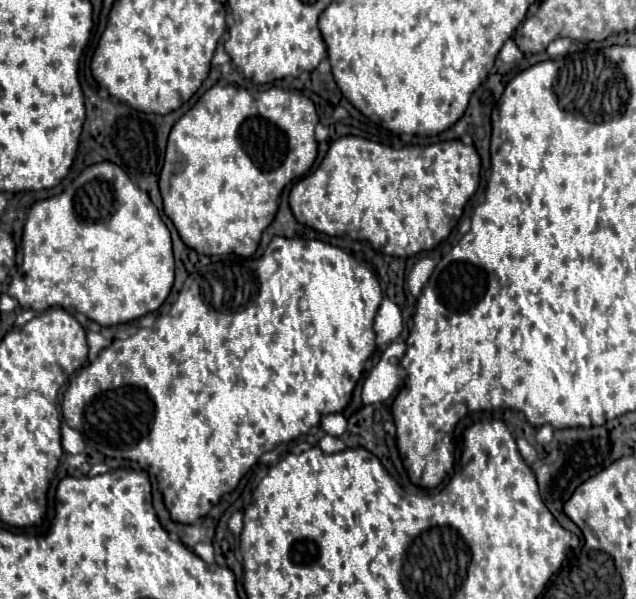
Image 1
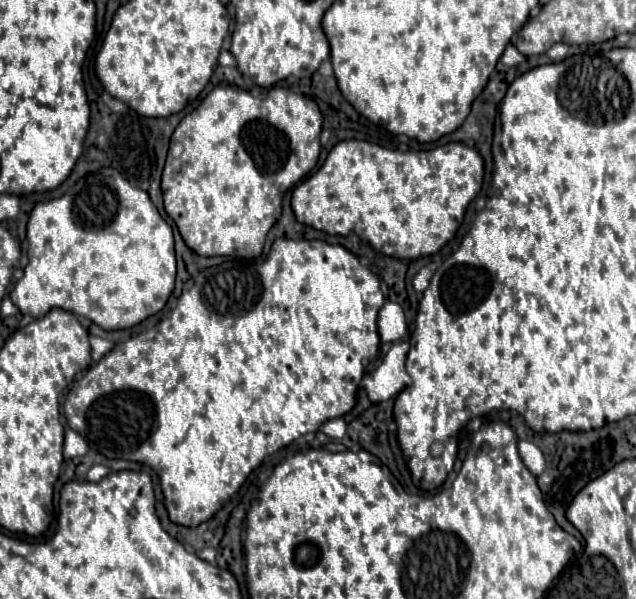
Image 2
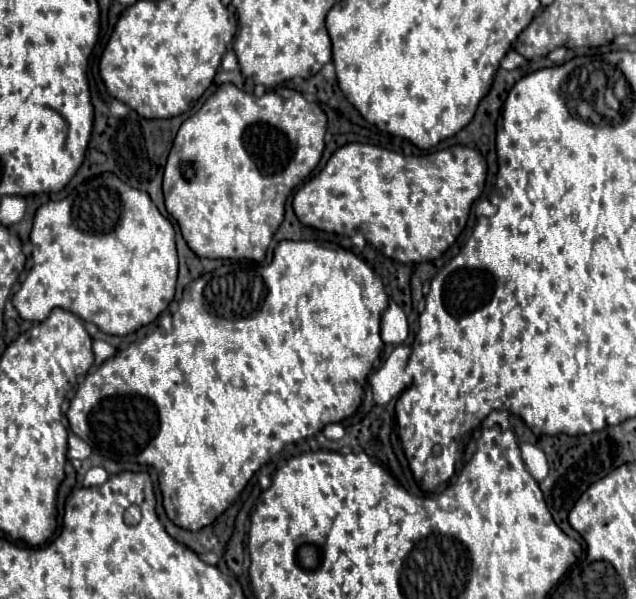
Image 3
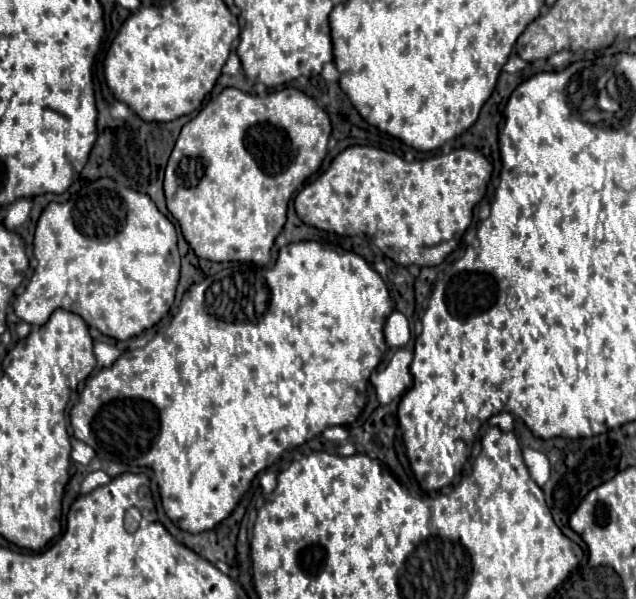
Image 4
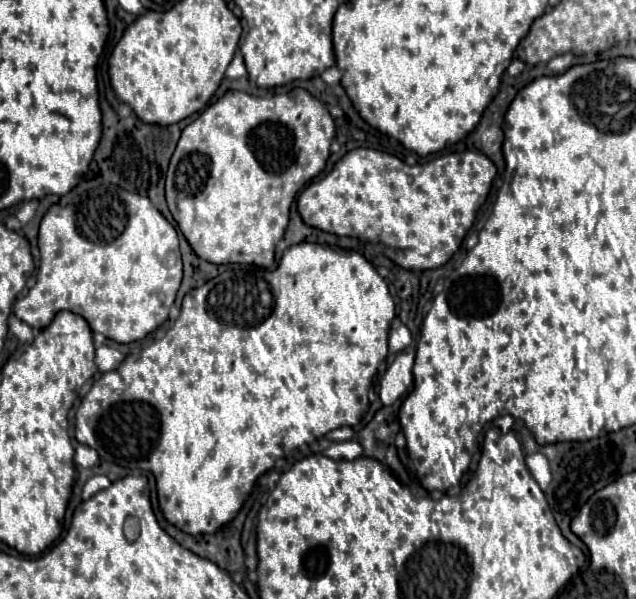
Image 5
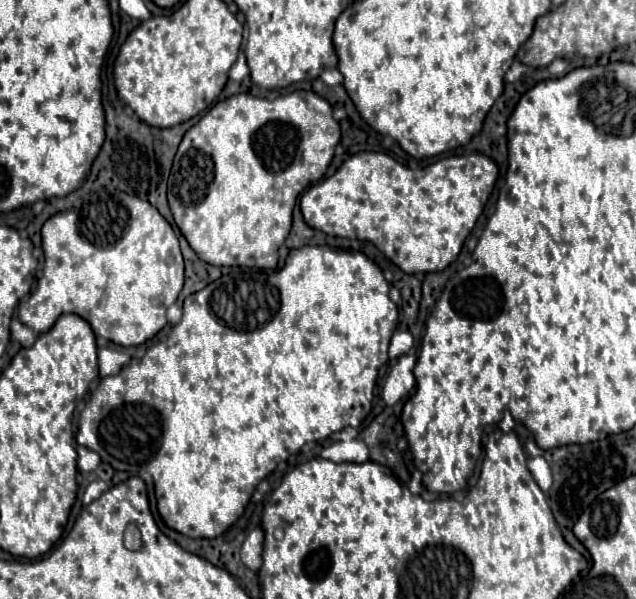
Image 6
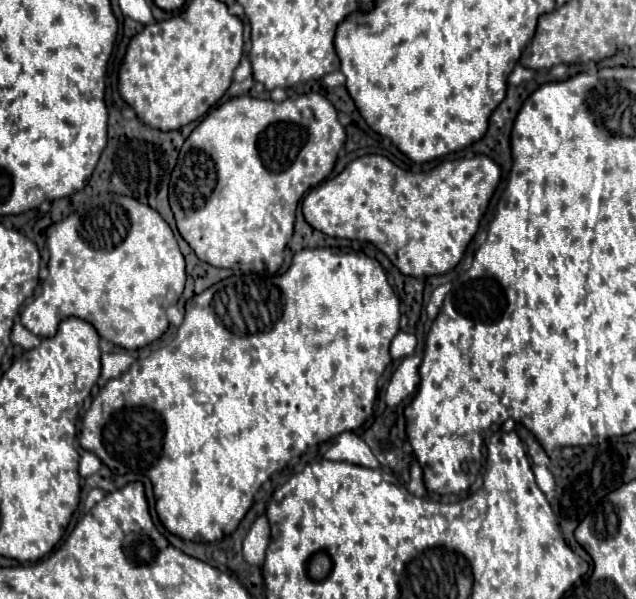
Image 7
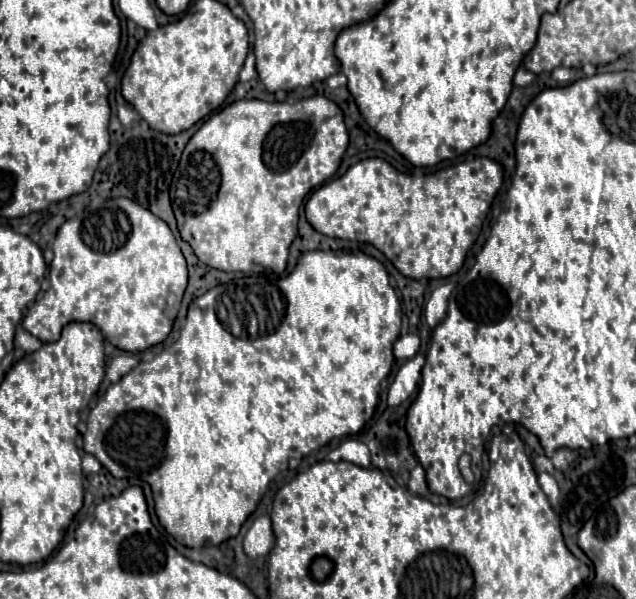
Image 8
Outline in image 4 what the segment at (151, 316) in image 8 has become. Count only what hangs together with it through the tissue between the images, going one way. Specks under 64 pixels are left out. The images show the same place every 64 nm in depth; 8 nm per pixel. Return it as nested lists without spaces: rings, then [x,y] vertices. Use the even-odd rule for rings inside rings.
[[[112,178],[90,182],[76,200],[64,204],[50,202],[36,224],[34,256],[38,266],[24,292],[12,302],[16,316],[32,326],[44,324],[56,308],[64,308],[82,316],[88,326],[98,328],[102,334],[116,340],[128,340],[160,322],[174,302],[180,276],[174,224],[156,208],[148,194],[124,188]]]

